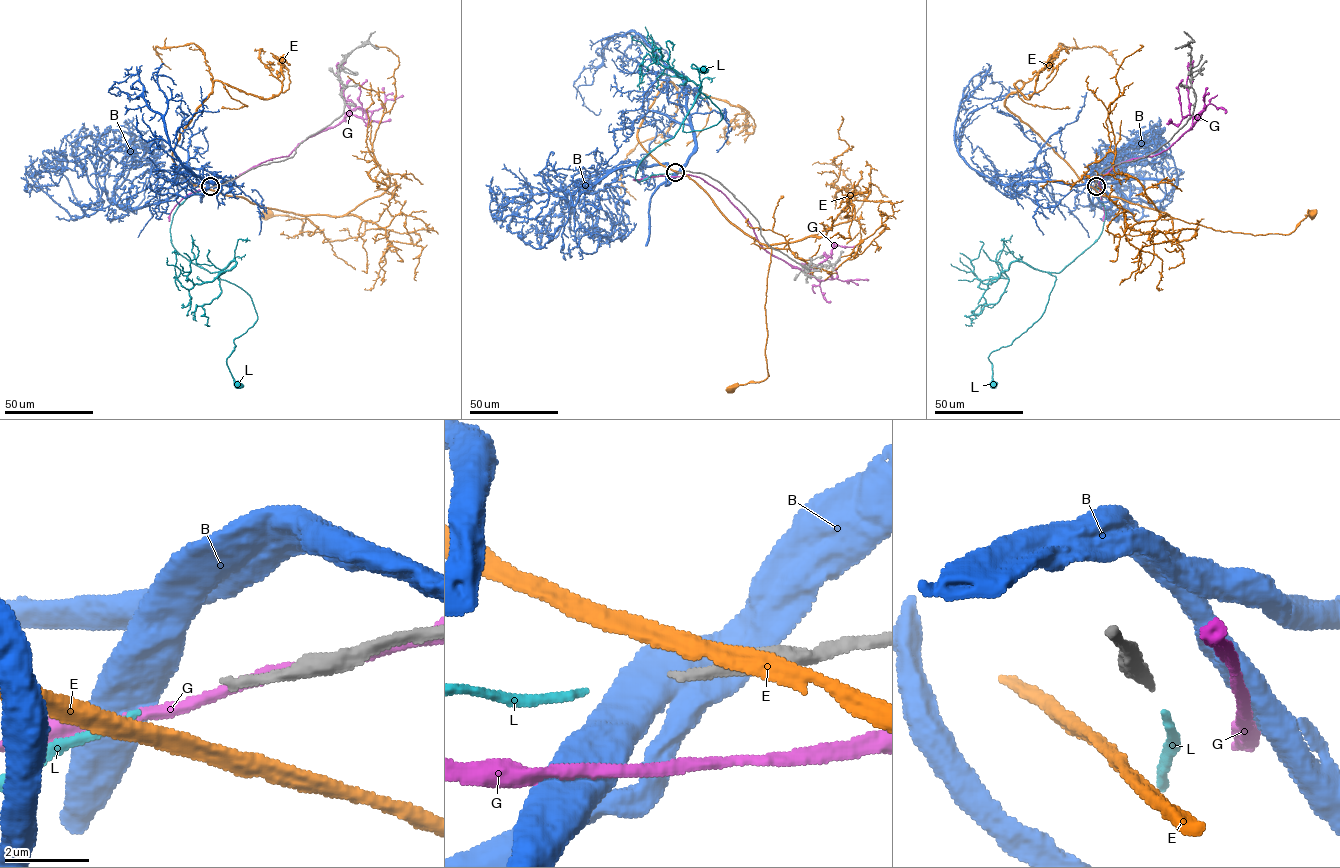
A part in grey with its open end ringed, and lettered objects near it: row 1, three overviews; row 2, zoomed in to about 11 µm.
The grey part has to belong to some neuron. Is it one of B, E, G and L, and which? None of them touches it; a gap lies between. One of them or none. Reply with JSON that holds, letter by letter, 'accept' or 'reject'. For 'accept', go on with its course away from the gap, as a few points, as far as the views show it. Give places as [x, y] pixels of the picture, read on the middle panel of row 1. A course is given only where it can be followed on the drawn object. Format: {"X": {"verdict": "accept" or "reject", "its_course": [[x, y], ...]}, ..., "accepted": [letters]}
{"B": {"verdict": "reject"}, "E": {"verdict": "reject"}, "G": {"verdict": "reject"}, "L": {"verdict": "accept", "its_course": [[672, 173], [635, 178], [640, 161], [682, 123], [690, 132], [721, 119], [698, 90], [691, 65], [703, 69]]}, "accepted": ["L"]}

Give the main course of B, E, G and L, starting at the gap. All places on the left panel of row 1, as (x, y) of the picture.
B: (209, 185), (229, 183), (208, 182), (177, 158), (165, 121), (143, 97), (137, 72), (108, 90), (135, 94)
E: (210, 189), (303, 215), (306, 218), (299, 231), (303, 235), (300, 219), (265, 213)
G: (211, 186), (287, 156), (351, 110), (379, 109), (388, 99), (403, 95)
L: (207, 188), (177, 209), (171, 242), (250, 296), (257, 320), (233, 340), (226, 361), (238, 384)

